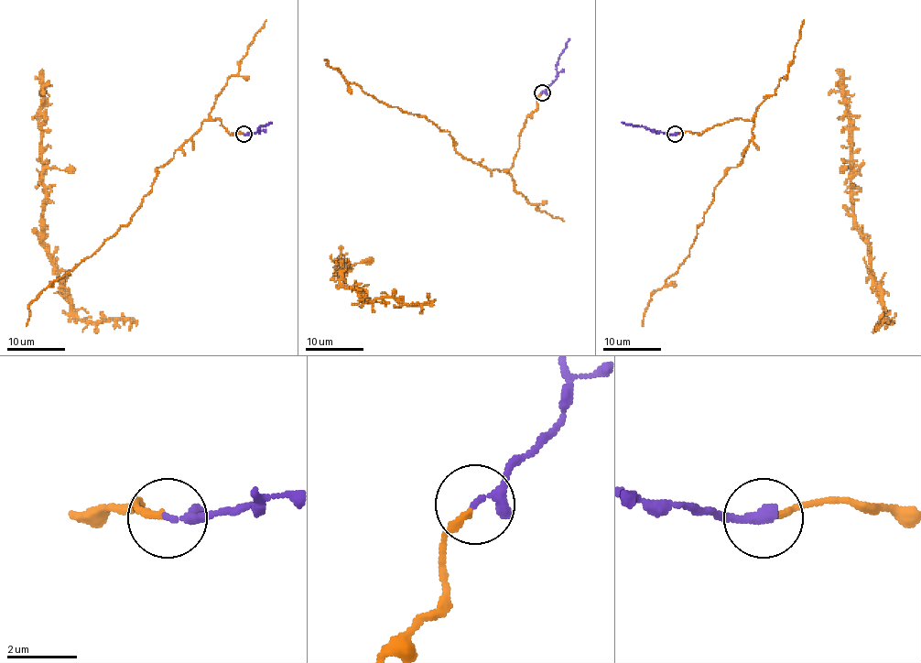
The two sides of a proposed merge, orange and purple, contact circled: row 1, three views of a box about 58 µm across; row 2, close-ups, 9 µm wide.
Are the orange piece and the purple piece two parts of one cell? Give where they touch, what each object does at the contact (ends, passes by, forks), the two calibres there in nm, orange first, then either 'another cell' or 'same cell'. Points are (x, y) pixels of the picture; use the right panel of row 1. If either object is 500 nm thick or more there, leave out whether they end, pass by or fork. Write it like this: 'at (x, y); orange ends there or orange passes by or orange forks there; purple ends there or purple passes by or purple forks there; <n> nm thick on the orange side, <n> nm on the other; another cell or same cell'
at (675, 134); orange ends there; purple passes by; 200 nm thick on the orange side, 190 nm on the other; same cell

